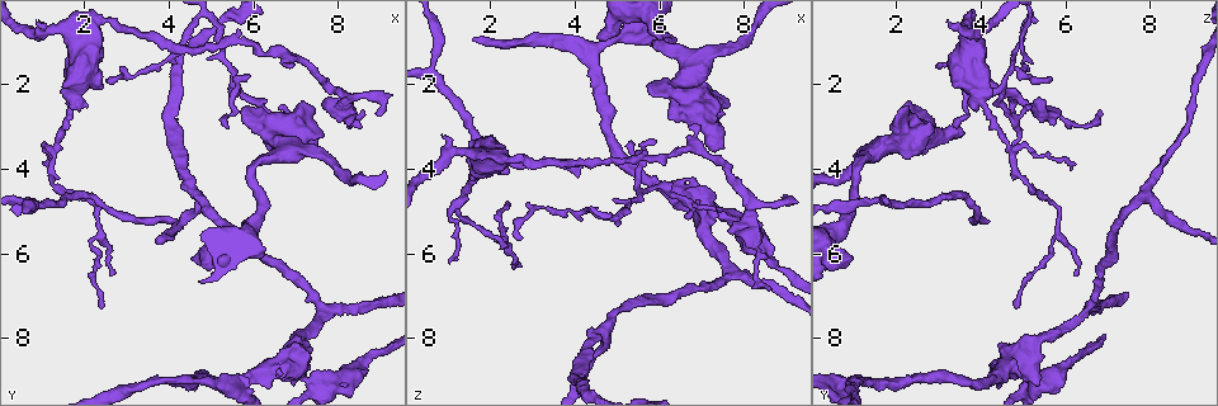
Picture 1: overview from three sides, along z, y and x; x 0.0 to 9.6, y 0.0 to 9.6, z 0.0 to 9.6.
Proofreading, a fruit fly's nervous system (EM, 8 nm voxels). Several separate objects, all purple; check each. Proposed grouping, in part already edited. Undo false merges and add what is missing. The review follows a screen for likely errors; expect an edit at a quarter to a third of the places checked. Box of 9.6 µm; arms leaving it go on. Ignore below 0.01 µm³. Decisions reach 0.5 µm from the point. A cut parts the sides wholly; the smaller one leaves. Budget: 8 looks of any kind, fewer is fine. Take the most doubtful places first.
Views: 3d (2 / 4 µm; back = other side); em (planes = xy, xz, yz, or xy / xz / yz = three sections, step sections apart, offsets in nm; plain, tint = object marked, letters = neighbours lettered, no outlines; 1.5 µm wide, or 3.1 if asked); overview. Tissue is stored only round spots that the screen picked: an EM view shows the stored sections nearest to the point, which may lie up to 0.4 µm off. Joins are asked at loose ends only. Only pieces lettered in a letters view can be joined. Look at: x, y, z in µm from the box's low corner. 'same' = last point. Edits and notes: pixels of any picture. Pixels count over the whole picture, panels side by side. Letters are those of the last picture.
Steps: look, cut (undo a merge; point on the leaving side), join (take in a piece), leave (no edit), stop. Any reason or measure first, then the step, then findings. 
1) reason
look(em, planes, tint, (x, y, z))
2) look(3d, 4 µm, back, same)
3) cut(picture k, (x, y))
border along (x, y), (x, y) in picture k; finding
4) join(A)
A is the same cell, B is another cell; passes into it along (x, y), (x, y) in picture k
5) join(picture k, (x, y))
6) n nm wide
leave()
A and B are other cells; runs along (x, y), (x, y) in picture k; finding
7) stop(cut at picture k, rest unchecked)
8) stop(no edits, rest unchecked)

tapers out
look(em, planes, letters, (4.00, 5.30, 4.25))

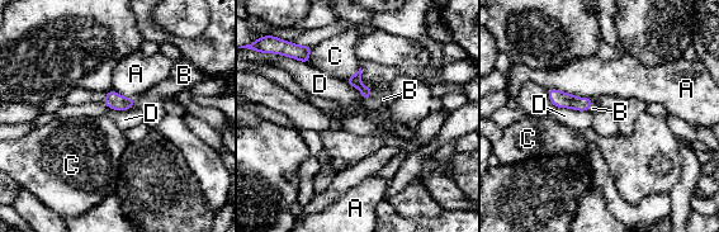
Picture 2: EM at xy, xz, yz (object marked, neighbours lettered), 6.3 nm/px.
join(B)
B is the same cell, A, C and D are other cells; passes into it along (355, 80), (369, 96), (383, 99) in picture 2; the neuron continues

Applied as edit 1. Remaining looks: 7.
redraw
look(overview)

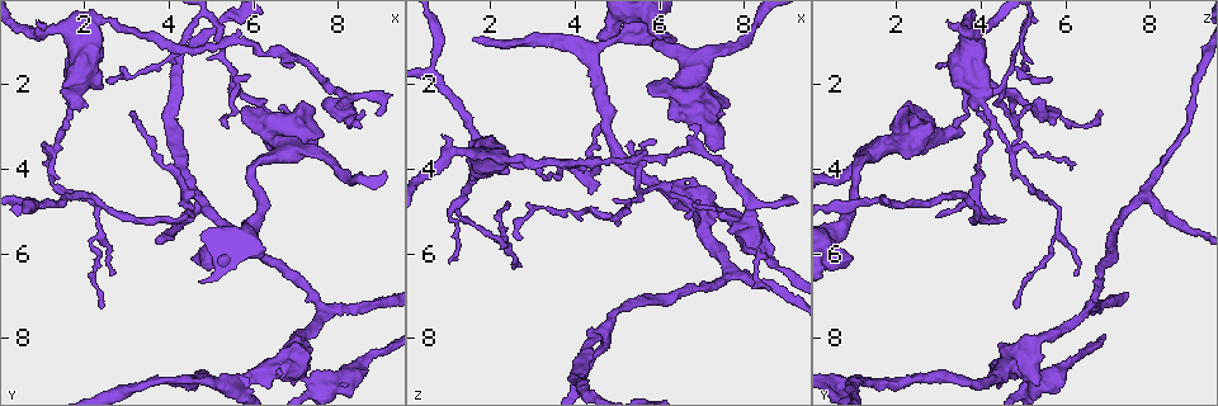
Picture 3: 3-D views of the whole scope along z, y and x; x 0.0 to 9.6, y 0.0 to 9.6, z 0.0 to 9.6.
sudden change in width
look(em, xz, step 8, letters, (7.15, 8.90, 5.10))

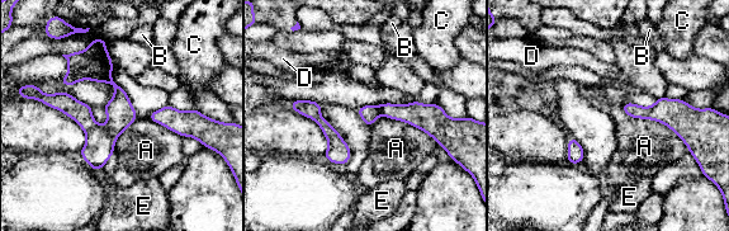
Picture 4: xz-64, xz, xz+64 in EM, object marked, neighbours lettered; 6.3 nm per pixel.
110 nm wide; A touches over 500 nm
cut(picture 4, (416, 113))
A, B, C, D and E are other cells; two neurons meet here

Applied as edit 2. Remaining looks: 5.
look(overview)

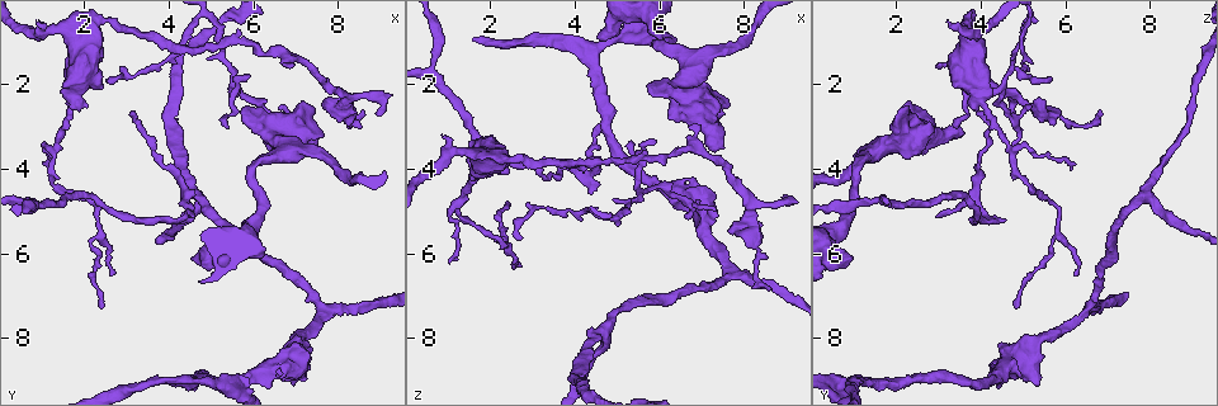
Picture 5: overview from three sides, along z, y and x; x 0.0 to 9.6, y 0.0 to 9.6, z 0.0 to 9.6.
thick end
look(3d, 2 µm, (4.55, 6.15, 0.90))

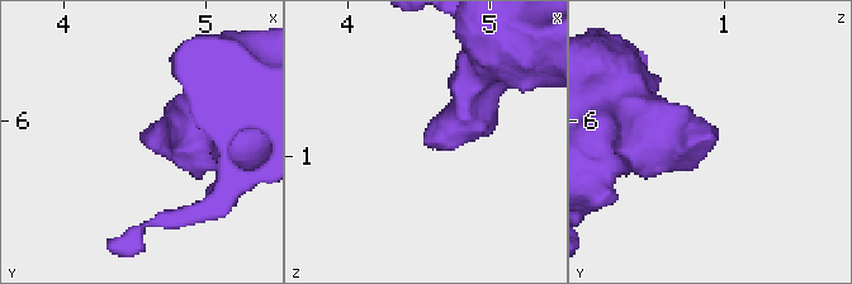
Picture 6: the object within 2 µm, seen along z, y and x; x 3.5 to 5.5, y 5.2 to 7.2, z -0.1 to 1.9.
look(em, xy, step 8, letters, (4.52, 6.12, 0.90))

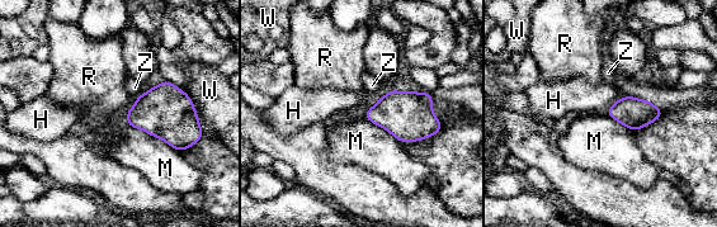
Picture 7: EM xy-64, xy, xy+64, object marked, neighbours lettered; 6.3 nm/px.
M touches over 400 nm
leave()
H, M, R, W and Z are other cells; none of them fits

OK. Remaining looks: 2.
thick turns thin
look(em, yz, step 4, tint, (8.30, 2.85, 5.90))

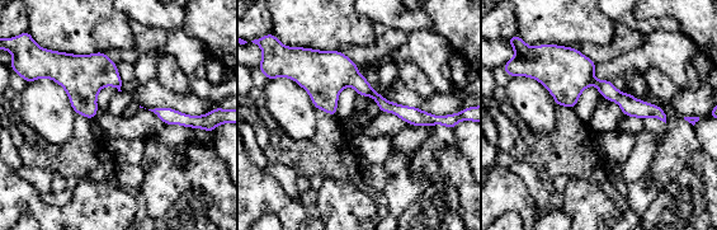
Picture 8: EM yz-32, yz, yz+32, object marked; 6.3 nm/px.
look(em, planes, letters, same)

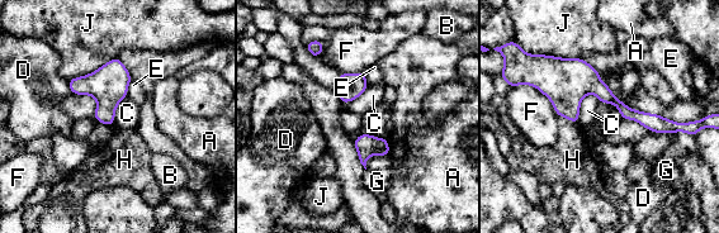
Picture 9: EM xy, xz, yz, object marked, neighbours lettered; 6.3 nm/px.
leave()
A, B, C, D, E, F, G, H and J are other cells; runs along (534, 80), (586, 80), (630, 114), (679, 125) in picture 9; one neuron here

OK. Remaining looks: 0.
stop(join at picture 2, cut at picture 4, rest unchecked)

